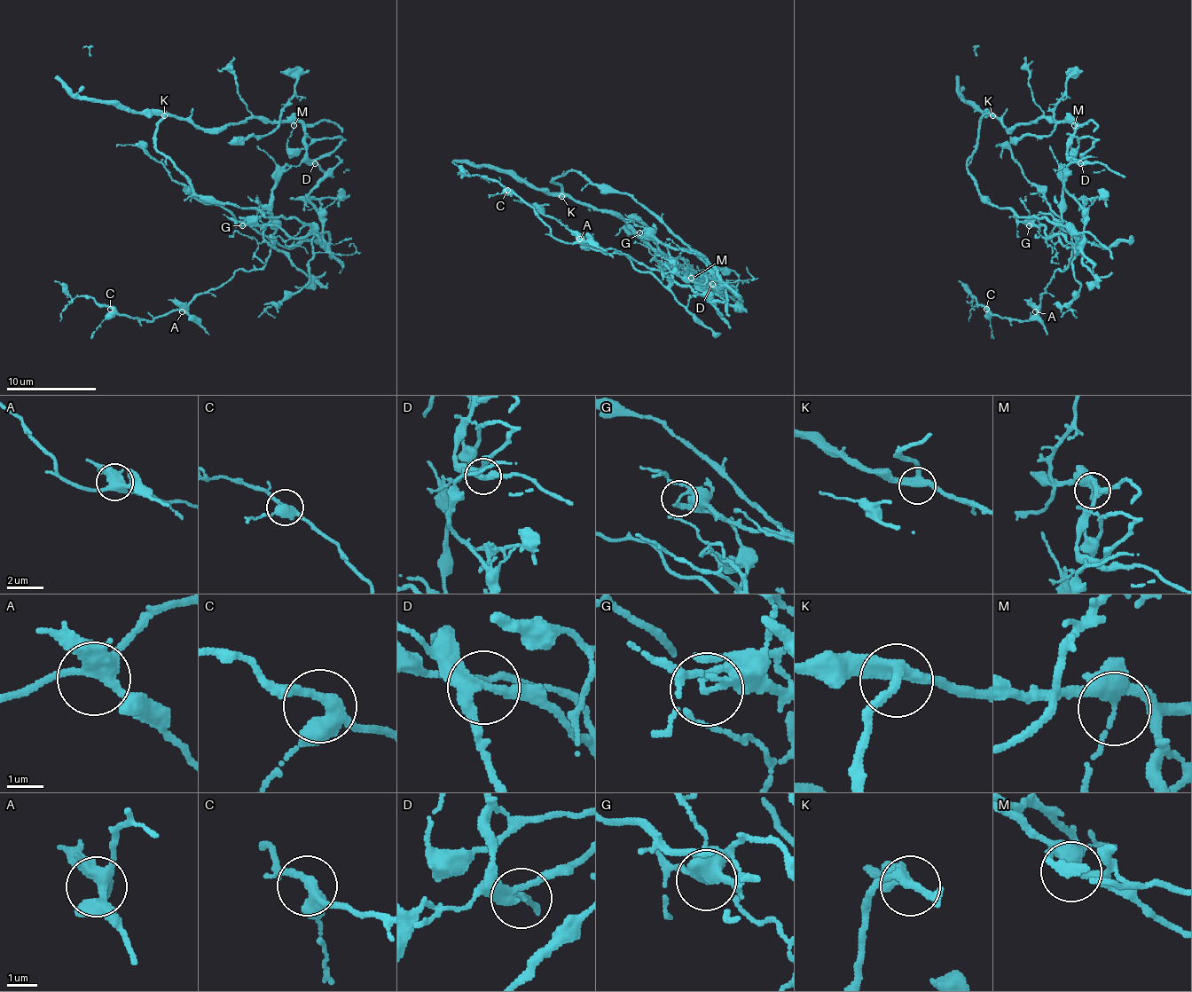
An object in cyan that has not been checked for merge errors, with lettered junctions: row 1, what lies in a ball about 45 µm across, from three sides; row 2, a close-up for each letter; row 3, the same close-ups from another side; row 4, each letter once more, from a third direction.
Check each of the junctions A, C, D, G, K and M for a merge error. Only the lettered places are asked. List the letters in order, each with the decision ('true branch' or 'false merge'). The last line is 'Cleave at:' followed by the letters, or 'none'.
A: true branch
C: true branch
D: true branch
G: false merge
K: true branch
M: false merge
Cleave at: G, M

